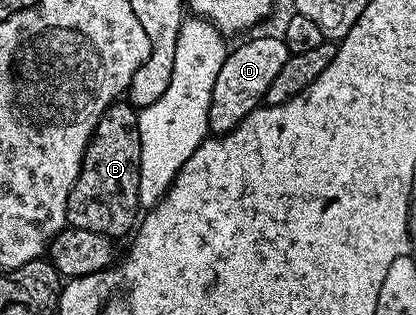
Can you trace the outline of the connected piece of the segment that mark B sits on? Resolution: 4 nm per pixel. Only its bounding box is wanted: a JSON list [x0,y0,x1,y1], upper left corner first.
[65,102,141,238]

